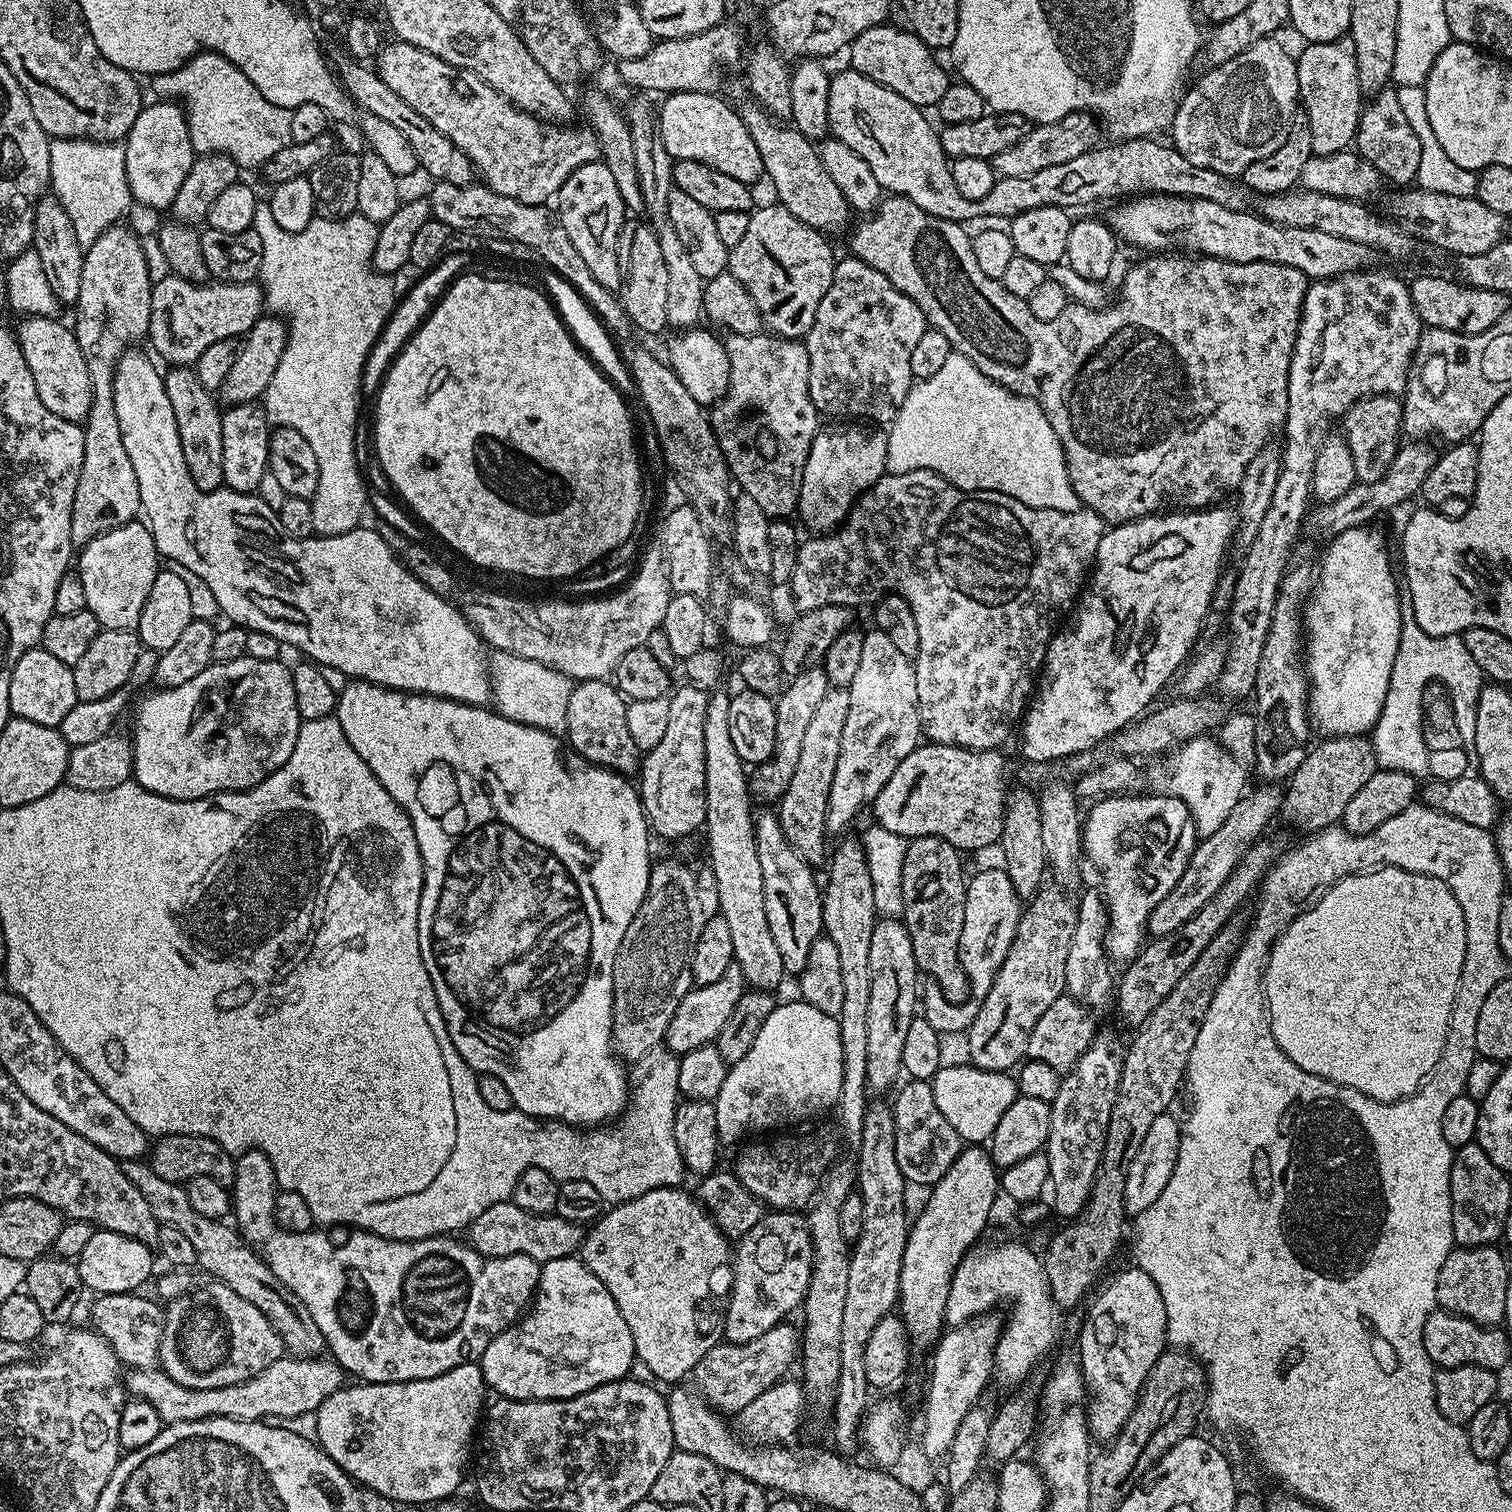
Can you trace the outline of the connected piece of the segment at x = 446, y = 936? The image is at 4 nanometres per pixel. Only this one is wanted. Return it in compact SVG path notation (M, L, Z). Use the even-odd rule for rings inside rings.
M352 680L345 686L345 690L338 696L338 719L350 746L358 750L358 758L370 766L374 778L386 786L386 794L398 802L398 806L410 818L414 826L414 834L418 838L418 850L422 854L424 863L424 885L422 898L418 906L418 946L422 950L422 962L426 962L426 974L430 974L430 982L434 986L434 994L438 998L438 1006L442 1010L442 1018L446 1022L446 1030L458 1050L458 1054L471 1066L472 1071L479 1074L494 1074L494 1078L502 1078L506 1082L506 1090L510 1090L513 1105L519 1111L533 1118L543 1118L548 1122L559 1122L573 1126L604 1126L615 1121L623 1113L630 1095L630 1076L625 1065L618 1059L612 1047L612 991L614 990L614 958L618 954L618 946L622 946L622 938L634 922L642 902L646 898L648 889L648 875L652 873L652 864L648 860L648 836L650 829L644 814L644 807L640 801L640 794L635 783L632 784L627 775L612 772L608 768L600 768L582 758L576 752L566 747L565 741L559 735L547 732L534 726L526 726L514 722L510 718L500 715L499 712L488 706L478 704L463 704L457 700L447 700L441 696L423 696L420 692L395 692L393 688L383 688L365 680Z

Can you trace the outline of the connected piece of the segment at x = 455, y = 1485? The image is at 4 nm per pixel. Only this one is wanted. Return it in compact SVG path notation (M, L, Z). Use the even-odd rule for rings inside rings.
M469 1362L454 1366L454 1370L446 1370L446 1374L438 1374L434 1378L426 1378L425 1380L407 1380L406 1382L394 1382L393 1384L370 1384L367 1382L356 1382L351 1386L339 1388L334 1394L330 1394L330 1398L326 1398L326 1402L322 1402L322 1406L316 1409L316 1417L318 1418L318 1434L316 1440L324 1453L331 1458L340 1469L351 1476L357 1485L374 1490L378 1494L382 1494L386 1498L395 1500L397 1505L404 1504L421 1504L427 1506L435 1504L437 1500L447 1500L455 1497L456 1492L460 1488L460 1483L464 1480L464 1471L468 1468L468 1455L473 1455L474 1444L472 1448L472 1435L477 1435L478 1425L482 1420L482 1413L486 1408L486 1399L484 1400L484 1392L486 1393L486 1385L484 1383L484 1375L480 1369L479 1363Z

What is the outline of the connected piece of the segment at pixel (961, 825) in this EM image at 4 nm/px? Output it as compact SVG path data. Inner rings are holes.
M921 743L910 754L906 754L902 762L898 762L898 770L890 774L890 782L882 786L874 805L875 823L890 830L890 834L898 834L905 838L937 836L965 853L972 852L975 848L988 848L991 844L993 847L1002 834L1006 793L1010 788L1010 784L1004 781L1002 753L1000 750L975 752L973 748Z

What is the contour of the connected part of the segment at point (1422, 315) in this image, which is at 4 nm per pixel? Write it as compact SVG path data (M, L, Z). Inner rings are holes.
M1420 276L1408 284L1408 293L1421 325L1450 330L1454 334L1482 334L1490 330L1490 326L1494 326L1510 310L1510 297L1504 292L1482 290L1460 282L1455 284L1444 276Z

